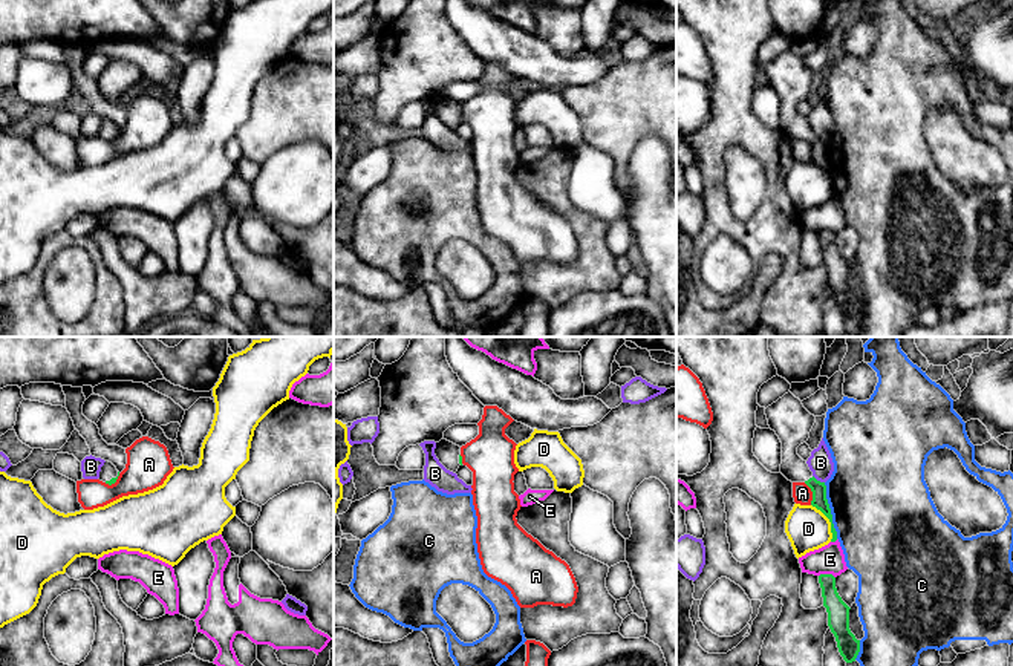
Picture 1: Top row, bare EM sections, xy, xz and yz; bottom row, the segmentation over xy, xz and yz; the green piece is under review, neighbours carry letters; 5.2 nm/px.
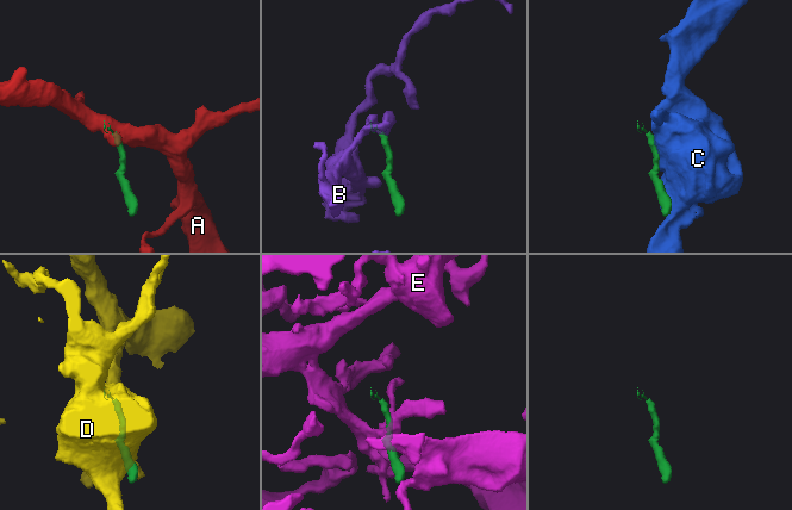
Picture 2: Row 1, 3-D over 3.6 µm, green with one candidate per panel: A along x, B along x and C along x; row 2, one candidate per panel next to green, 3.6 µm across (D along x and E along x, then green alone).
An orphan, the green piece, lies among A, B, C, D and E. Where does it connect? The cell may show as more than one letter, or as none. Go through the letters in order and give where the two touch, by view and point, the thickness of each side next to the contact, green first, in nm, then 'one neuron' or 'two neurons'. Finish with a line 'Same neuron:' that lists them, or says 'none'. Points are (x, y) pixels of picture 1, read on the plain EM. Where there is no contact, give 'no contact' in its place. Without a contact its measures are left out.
A: yz (813, 150) | 80/100 nm | two neurons
B: yz (819, 138) | 80/130 nm | two neurons
C: yz (830, 167) | 80/500 nm | two neurons
D: yz (830, 178) | 80/220 nm | two neurons
E: yz (827, 231) | 110/160 nm | two neurons
Same neuron: none

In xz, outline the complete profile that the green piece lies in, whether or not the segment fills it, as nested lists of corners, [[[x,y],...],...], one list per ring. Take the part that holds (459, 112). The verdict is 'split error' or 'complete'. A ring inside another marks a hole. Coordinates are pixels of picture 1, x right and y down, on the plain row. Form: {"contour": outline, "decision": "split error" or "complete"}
{"contour": [[[447,96],[436,100],[435,112],[439,119],[453,130],[462,122],[461,104]]], "decision": "split error"}

